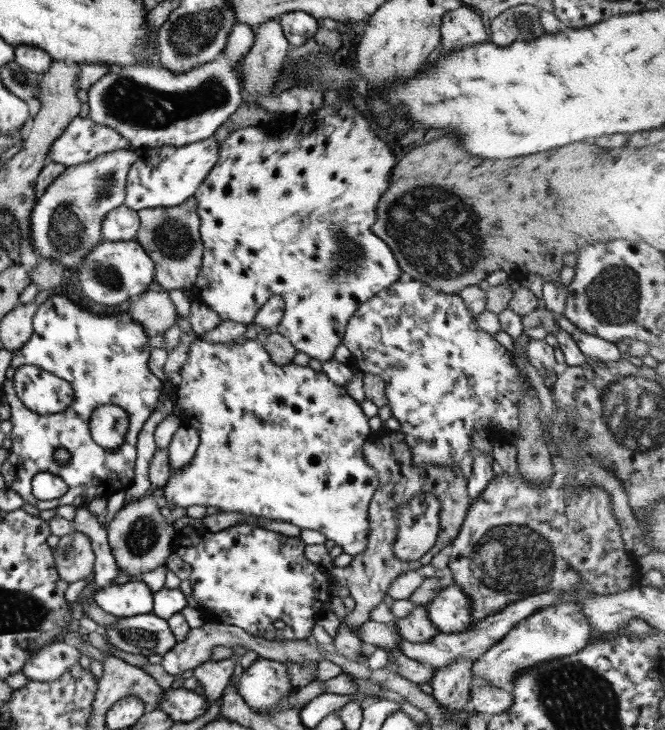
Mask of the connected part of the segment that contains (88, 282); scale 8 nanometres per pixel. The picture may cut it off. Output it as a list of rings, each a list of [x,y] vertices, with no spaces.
[[[102,240],[92,252],[86,254],[76,276],[82,292],[100,304],[112,306],[122,304],[129,298],[143,295],[154,282],[155,264],[138,241]]]

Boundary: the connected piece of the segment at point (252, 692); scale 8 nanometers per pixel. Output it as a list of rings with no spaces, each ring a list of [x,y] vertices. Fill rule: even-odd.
[[[260,656],[245,669],[237,683],[237,691],[258,714],[275,707],[284,697],[292,696],[294,690],[286,665]]]

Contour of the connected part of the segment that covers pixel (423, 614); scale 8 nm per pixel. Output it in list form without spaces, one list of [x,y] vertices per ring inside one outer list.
[[[416,604],[413,611],[396,624],[401,636],[413,643],[428,643],[439,633],[427,616],[427,604]]]

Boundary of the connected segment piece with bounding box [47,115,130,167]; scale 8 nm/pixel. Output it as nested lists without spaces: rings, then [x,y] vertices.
[[[75,116],[51,144],[47,162],[58,162],[66,167],[90,162],[98,155],[130,147],[113,128],[96,124],[89,116]]]

